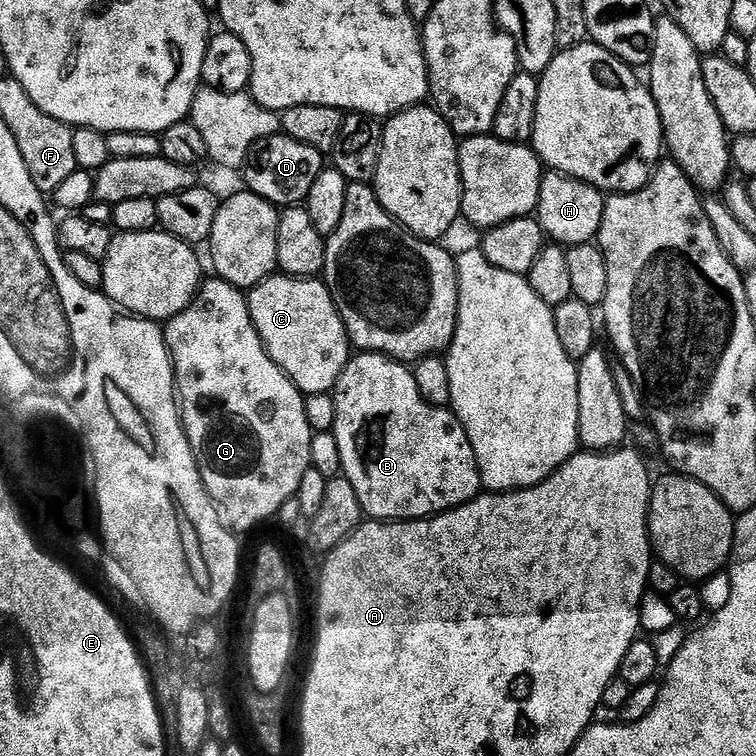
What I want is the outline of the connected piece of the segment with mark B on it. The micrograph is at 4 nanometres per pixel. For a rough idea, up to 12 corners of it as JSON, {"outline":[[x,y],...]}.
{"outline":[[353,355],[334,389],[343,479],[376,522],[481,495],[455,412]]}

